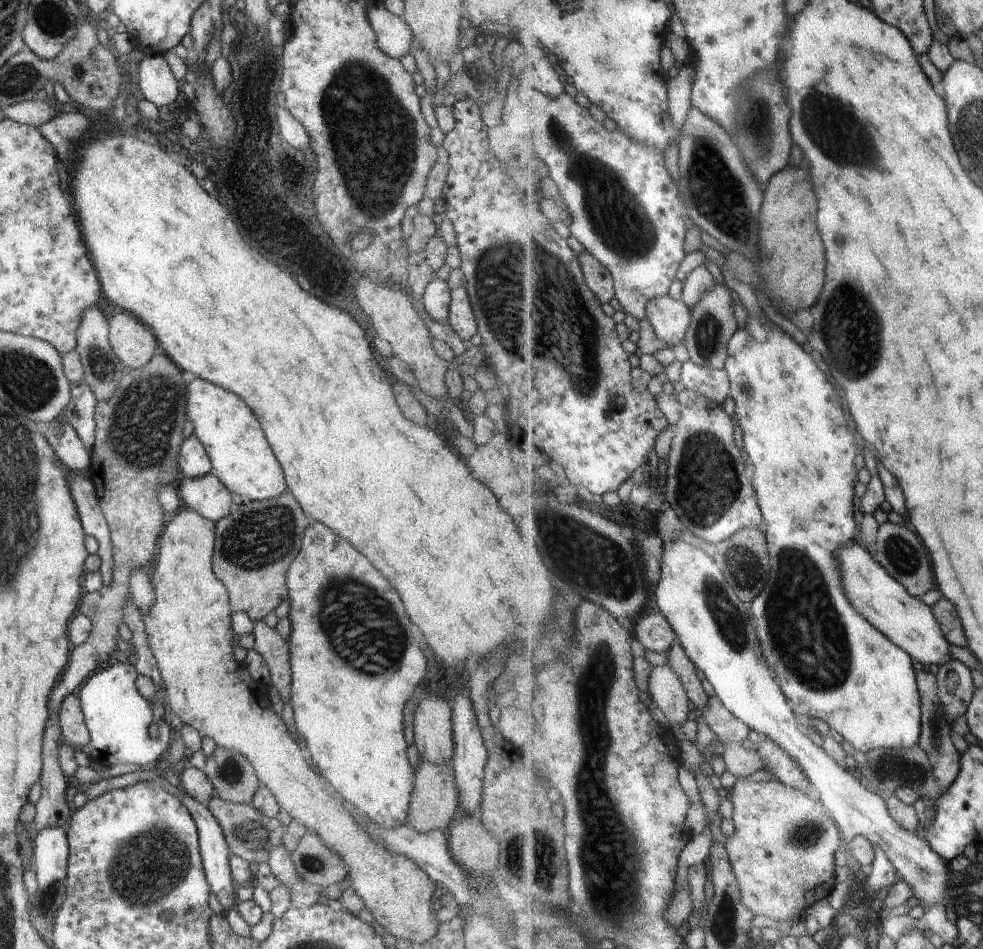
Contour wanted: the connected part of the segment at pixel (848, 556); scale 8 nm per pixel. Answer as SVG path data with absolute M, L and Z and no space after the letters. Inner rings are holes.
M850 541L840 552L844 588L856 608L868 618L876 628L896 644L906 649L919 665L932 664L941 667L953 661L951 642L943 632L942 625L935 616L935 610L920 597L915 597L908 589L881 565L858 541Z

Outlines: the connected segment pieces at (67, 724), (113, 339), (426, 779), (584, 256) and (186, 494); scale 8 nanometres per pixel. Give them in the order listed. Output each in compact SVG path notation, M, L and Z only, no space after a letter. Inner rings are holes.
M70 694L64 697L57 712L57 720L64 742L80 748L90 742L87 726L84 724L80 699Z
M118 312L108 324L110 346L126 367L140 368L159 351L154 333L132 313Z
M420 761L418 770L415 772L409 813L405 824L419 833L427 833L436 829L447 832L459 813L457 794L450 764L433 765L426 761Z
M586 250L579 256L590 288L600 297L603 303L612 302L614 296L617 296L615 276L612 271Z
M214 473L198 478L184 477L177 489L182 505L216 522L230 514L231 492Z

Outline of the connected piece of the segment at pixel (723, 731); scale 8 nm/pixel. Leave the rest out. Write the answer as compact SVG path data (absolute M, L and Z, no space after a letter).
M716 694L709 702L709 706L704 710L706 724L719 736L722 742L743 743L753 728L738 718Z

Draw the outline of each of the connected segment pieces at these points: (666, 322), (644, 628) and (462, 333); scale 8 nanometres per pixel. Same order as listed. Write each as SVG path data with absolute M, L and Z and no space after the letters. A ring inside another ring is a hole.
M670 295L650 301L648 318L662 340L672 348L686 340L693 326L693 311L689 304L684 298L674 299Z
M662 611L644 615L635 623L634 629L634 636L640 640L647 651L668 654L679 640L678 633Z
M465 287L451 289L451 303L447 323L462 340L477 334L477 322Z

